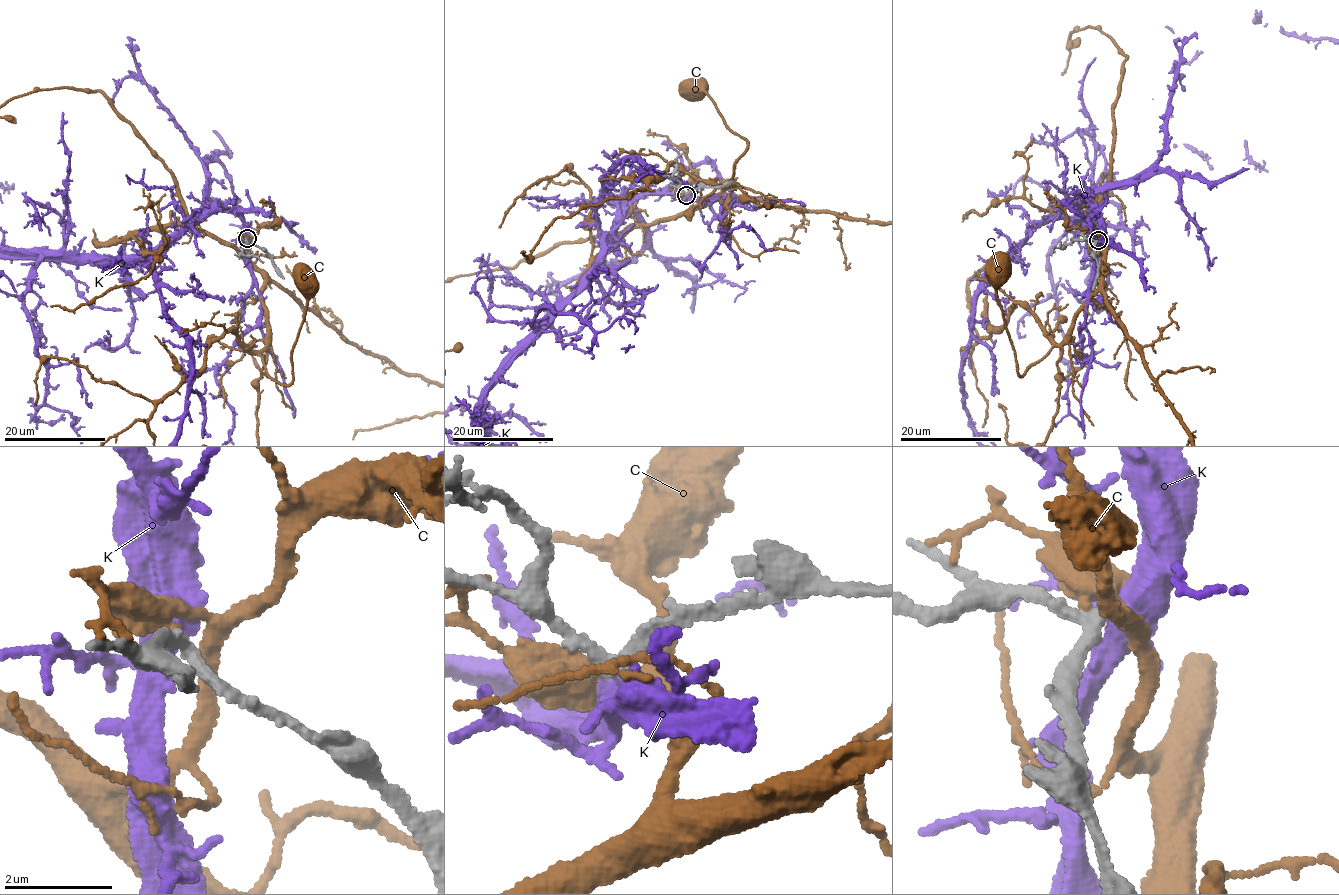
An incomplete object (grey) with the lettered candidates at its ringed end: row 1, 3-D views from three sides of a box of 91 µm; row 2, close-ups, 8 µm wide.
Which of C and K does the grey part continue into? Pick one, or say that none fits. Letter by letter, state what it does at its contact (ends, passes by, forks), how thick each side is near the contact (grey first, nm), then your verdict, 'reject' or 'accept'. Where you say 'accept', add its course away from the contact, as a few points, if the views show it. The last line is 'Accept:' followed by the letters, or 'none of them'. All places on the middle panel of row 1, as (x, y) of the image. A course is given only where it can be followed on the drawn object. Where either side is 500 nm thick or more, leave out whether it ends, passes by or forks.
C: it passes by; calibres 240 and 400 nm; reject
K: it forks; calibres 220 and 440 nm; accept
Accept: K

